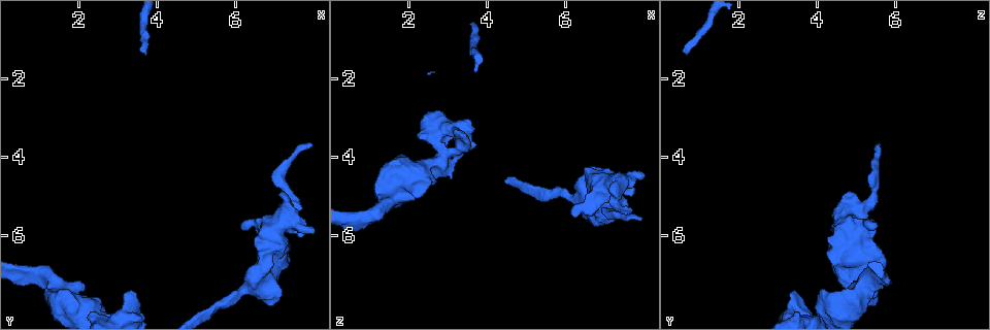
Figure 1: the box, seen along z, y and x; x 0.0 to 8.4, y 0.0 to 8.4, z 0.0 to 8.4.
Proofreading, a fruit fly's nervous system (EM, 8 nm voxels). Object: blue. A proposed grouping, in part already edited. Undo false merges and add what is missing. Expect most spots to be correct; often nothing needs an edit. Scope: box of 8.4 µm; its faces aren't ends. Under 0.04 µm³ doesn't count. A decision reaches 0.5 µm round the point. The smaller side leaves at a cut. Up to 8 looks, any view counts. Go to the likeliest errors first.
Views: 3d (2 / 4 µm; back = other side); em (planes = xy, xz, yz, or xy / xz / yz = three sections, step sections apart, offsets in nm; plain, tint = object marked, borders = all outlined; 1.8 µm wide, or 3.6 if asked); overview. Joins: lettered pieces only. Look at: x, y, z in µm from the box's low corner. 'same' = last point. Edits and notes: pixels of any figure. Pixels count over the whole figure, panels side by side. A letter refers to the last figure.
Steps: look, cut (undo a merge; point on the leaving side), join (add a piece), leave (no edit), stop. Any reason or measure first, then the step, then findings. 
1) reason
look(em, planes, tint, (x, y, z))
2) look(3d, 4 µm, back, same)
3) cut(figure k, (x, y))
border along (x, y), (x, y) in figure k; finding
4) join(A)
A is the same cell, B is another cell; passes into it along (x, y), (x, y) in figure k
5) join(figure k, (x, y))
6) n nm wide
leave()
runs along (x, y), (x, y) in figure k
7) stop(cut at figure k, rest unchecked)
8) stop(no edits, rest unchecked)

branch stops here
look(3d, 2 µm, (3.30, 7.40, 3.45))

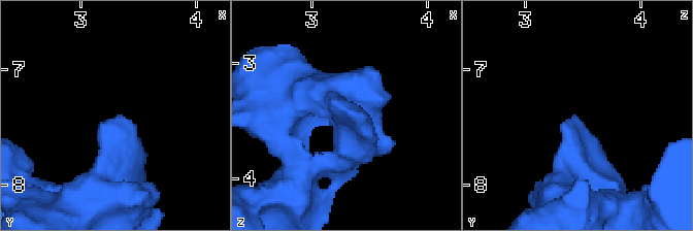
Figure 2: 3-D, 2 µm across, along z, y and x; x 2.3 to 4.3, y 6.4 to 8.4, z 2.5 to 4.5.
look(em, yz, step 8, tint, (3.28, 7.40, 3.42))

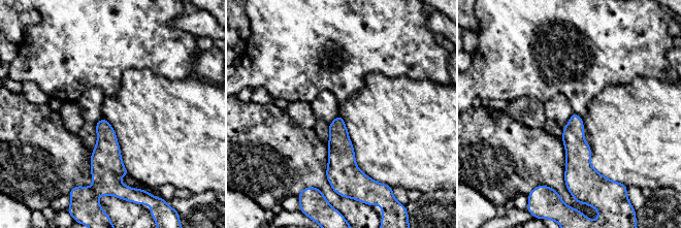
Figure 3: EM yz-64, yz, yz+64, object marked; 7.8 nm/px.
cut it another way
look(em, planes, borders, same)

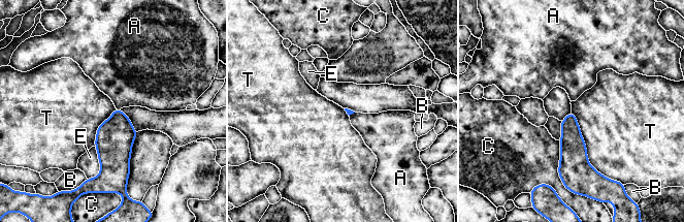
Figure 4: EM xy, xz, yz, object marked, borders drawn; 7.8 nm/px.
leave()
A, B, C, E and T are other cells; none of them fits

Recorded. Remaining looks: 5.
thin end
look(em, planes, borders, (7.95, 3.75, 5.55))

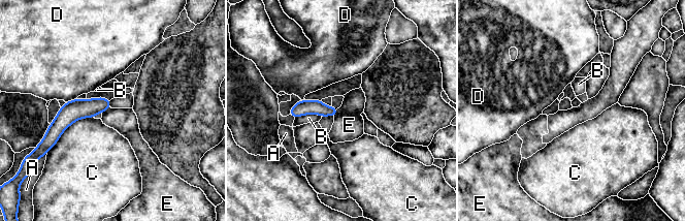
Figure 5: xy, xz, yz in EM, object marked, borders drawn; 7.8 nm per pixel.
90 nm wide
leave()
A, B, C, D and E are other cells; runs along (107, 102), (74, 109), (53, 131) in figure 5; no lettered piece goes on from it

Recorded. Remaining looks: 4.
calibre changes
look(3d, 2 µm, (7.35, 5.40, 5.20))

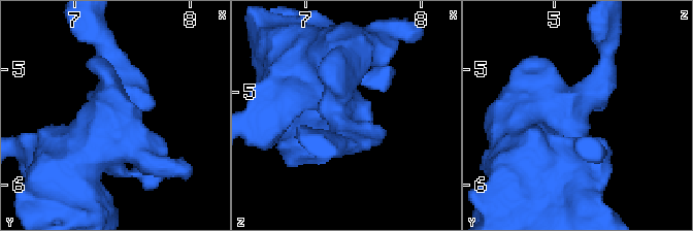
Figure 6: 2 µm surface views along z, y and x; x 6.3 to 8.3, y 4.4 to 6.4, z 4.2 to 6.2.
need the tissue
look(em, yz, step 4, plain, (7.32, 5.34, 5.20))

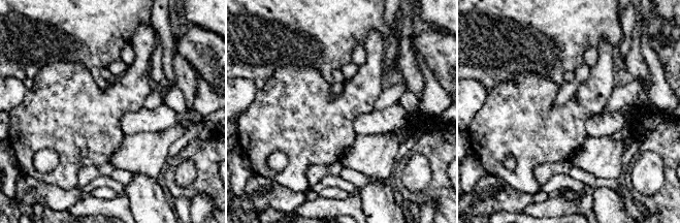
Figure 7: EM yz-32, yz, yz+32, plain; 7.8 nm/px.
what lies round it
look(em, yz, step 4, borders, same)

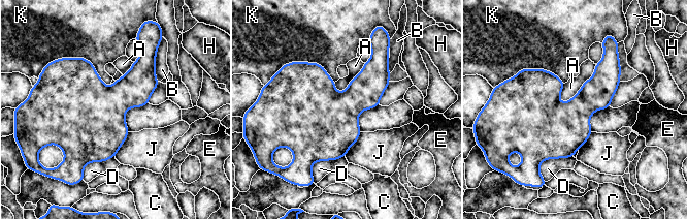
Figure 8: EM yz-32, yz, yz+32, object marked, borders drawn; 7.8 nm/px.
A touches over 400 nm
leave()
A, B, C, D, E, H, J and K are other cells; border along (129, 131), (115, 156) in figure 8; one neuron here

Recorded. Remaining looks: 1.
stop(no edits, rest unchecked)

